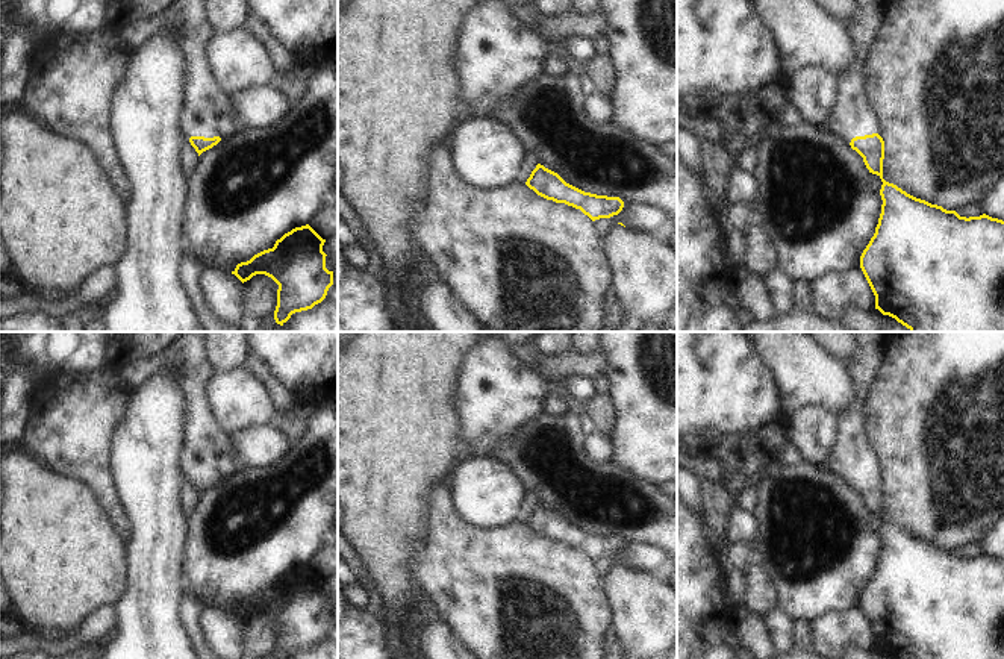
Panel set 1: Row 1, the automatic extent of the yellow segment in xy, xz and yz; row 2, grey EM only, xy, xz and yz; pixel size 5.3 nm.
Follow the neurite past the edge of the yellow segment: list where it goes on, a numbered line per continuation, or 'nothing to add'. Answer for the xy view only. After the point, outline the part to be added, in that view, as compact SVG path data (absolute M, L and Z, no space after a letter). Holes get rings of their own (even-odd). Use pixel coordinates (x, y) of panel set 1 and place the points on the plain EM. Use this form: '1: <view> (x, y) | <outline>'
1: xy (208, 450) | M183 332L157 354L115 370L123 385L138 389L150 373L168 362L180 368L180 383L186 400L182 468L186 477L214 477L232 471L236 453L230 435L209 409L206 382L215 373L206 353L204 332Z

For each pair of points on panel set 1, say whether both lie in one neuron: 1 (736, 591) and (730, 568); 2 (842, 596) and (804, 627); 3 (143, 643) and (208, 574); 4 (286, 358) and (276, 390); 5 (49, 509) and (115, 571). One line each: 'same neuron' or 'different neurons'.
1: same neuron
2: different neurons
3: different neurons
4: different neurons
5: same neuron

